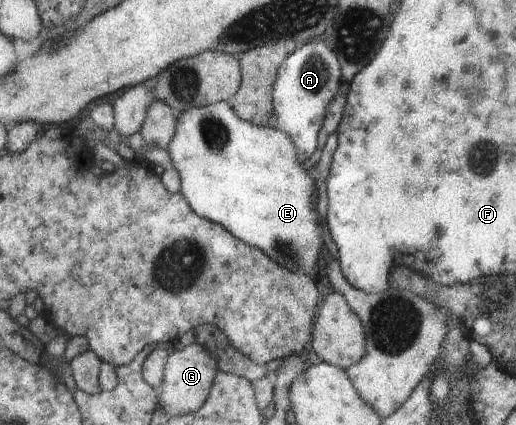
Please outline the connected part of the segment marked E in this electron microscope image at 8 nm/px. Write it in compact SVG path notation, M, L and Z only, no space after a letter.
M219 101L181 113L177 119L176 135L167 151L182 181L180 192L200 217L230 229L234 237L242 237L242 241L250 241L250 245L258 245L258 249L266 249L274 261L282 261L282 265L290 265L290 269L311 274L316 271L314 263L320 245L322 251L326 248L324 239L320 239L322 211L318 213L318 209L310 205L314 181L298 165L297 146L286 133L269 126L246 123L228 101Z

